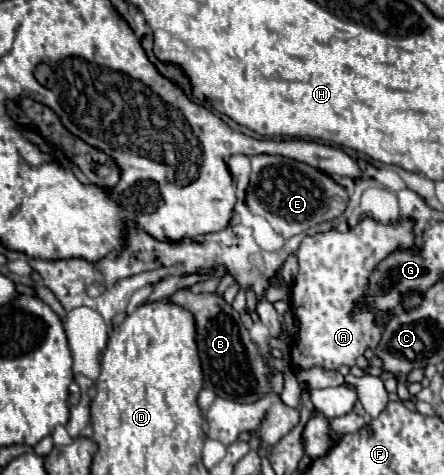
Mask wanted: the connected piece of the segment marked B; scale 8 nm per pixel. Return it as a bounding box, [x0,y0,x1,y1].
[168,289,284,403]

